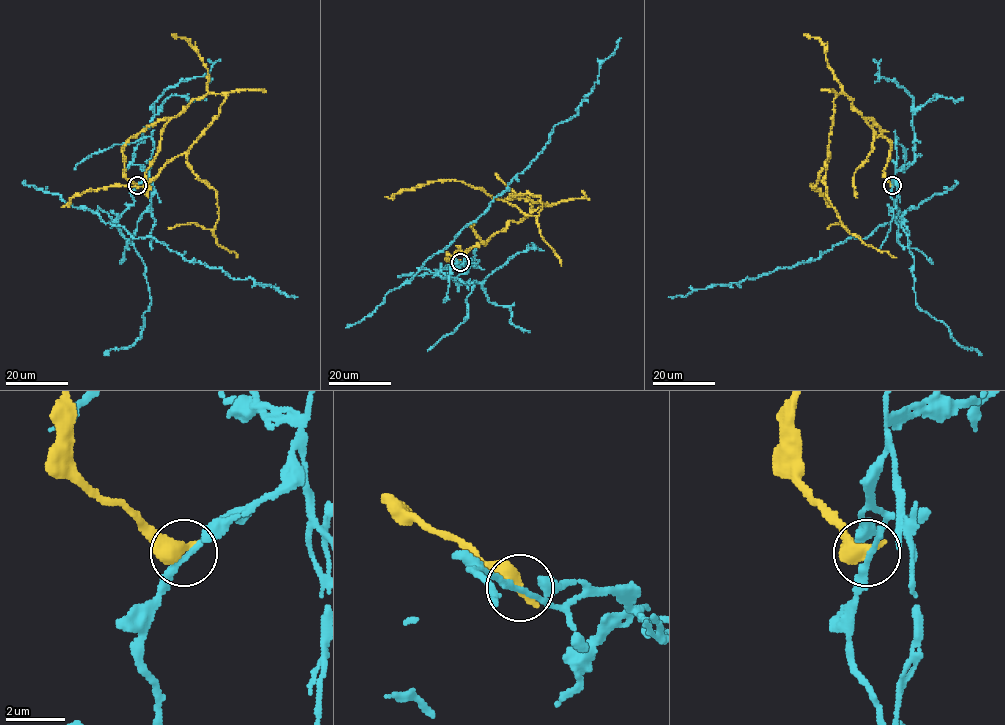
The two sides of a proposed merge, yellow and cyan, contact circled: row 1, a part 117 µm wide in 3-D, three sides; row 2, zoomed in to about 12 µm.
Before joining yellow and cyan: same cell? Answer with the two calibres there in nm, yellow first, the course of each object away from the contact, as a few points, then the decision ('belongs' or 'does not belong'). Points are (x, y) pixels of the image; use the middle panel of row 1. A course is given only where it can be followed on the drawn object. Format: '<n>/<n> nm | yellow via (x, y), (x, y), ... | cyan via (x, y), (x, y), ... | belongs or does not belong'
550/190 nm | yellow via (460, 262), (448, 254), (450, 261), (549, 204), (510, 195), (525, 193), (540, 197), (537, 225), (561, 266) | cyan via (460, 262), (437, 273), (420, 267), (483, 214), (543, 150), (555, 125), (577, 114), (620, 38) | does not belong

